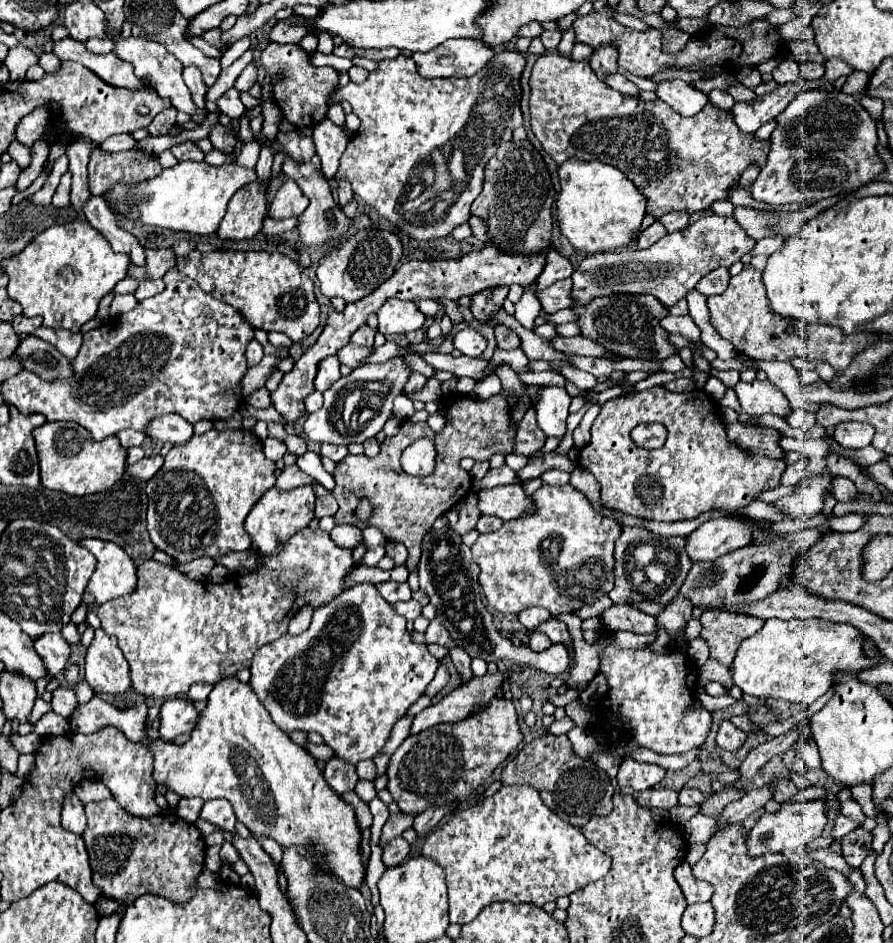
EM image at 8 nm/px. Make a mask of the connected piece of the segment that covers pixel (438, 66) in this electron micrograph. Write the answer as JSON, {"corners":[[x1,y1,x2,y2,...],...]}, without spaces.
{"corners":[[449,39,427,53,413,53,413,59,419,67,419,73,429,79,433,77,471,77,473,73,481,71,485,63,489,63,489,59,493,59,493,53,495,51,489,49,489,45,481,43,479,39]]}

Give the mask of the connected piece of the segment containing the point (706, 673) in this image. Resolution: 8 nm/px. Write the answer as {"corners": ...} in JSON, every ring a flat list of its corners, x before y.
{"corners":[[708,659,705,665,699,668,698,685,704,687,711,681,720,682,726,691,733,686,731,671,719,662]]}

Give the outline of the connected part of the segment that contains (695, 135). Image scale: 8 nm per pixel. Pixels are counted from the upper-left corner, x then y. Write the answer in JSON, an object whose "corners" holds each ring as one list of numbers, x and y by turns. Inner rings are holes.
{"corners":[[559,53,541,55,531,73,531,131,553,157,557,165,567,159,579,161,603,161,621,169,635,187,647,197,647,213,657,219,671,211,703,211,717,199,727,199,727,189,739,183,741,173,749,163,765,165,769,153,769,141,757,141,753,135,745,135,737,129,729,111,719,111,713,105,705,105,695,117,681,117,667,103,647,103,635,97,625,97,593,75,593,69,585,61,573,61]]}

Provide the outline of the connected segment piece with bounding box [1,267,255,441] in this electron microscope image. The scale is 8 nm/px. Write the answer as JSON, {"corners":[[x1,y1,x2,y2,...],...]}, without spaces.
{"corners":[[175,267,165,273,165,291,137,303,135,309,109,319,105,325,85,333,79,355,73,359,73,381,43,381,35,373,21,371,1,383,7,405,15,405,21,413,41,413,47,421,75,421,85,427,95,441,117,435,123,429,143,431,145,423,163,413,179,413,187,421,227,419,237,411,239,401,231,391,239,385,247,371,245,347,253,339,255,329,235,307,221,303,201,291,193,279,181,275]]}

